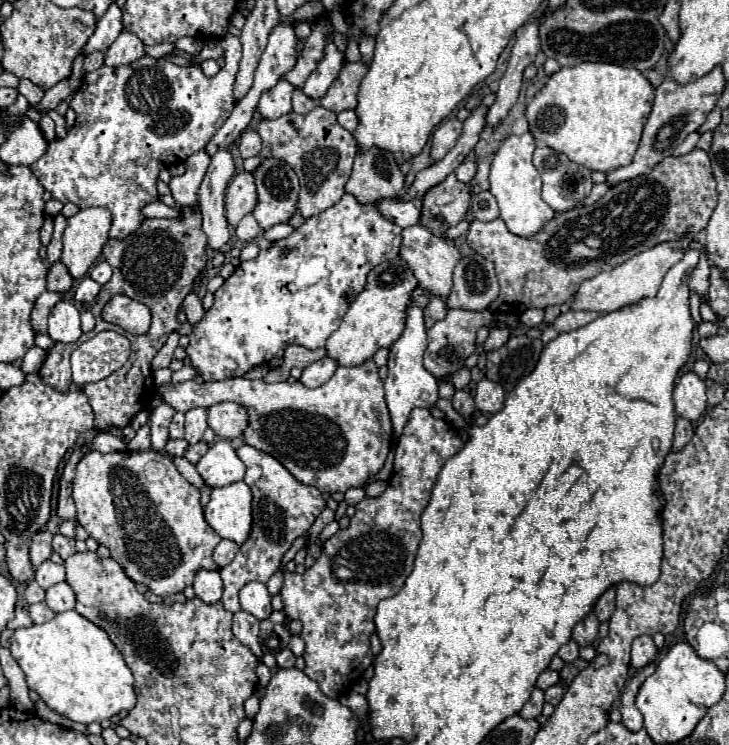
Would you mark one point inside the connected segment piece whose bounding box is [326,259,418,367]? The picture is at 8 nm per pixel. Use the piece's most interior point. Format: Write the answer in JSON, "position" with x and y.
{"position":[375,318]}

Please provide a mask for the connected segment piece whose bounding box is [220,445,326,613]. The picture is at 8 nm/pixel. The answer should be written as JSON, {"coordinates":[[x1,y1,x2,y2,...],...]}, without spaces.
{"coordinates":[[242,445,238,451,238,457,246,465,246,477,244,481,252,489,252,531,248,541,240,547,234,561,220,569,220,577,224,581,224,595,222,605,226,611,236,613,241,610,239,591,250,581,262,581,266,583,282,563,284,553,292,547,294,539,304,535,314,519,320,515,320,511,326,507,326,501,322,499,322,493,316,487,306,487,298,483,290,471,282,463,278,463,274,457,270,457,264,451,258,451,250,445]]}

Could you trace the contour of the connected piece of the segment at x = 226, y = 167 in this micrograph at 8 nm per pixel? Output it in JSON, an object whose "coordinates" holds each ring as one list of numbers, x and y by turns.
{"coordinates":[[220,149,218,153,212,155,212,163,210,163,210,167,208,167,206,175,204,175,202,185,200,185,200,211,202,211,202,219,204,219,202,229,208,235,208,245,212,249,220,249,230,239,228,221,226,221,226,215,224,215,224,193,226,193,226,187,228,187,232,177,234,177,232,153,228,149]]}

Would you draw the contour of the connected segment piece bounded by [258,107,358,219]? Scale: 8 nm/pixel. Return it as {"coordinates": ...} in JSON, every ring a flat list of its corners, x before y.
{"coordinates":[[316,107,306,115,286,113,278,119,264,119,258,127,258,135,262,137,262,157,286,161,296,171,300,179,298,211,302,217,308,219,318,215,340,201,358,145,354,135,336,121,336,113,324,107]]}

